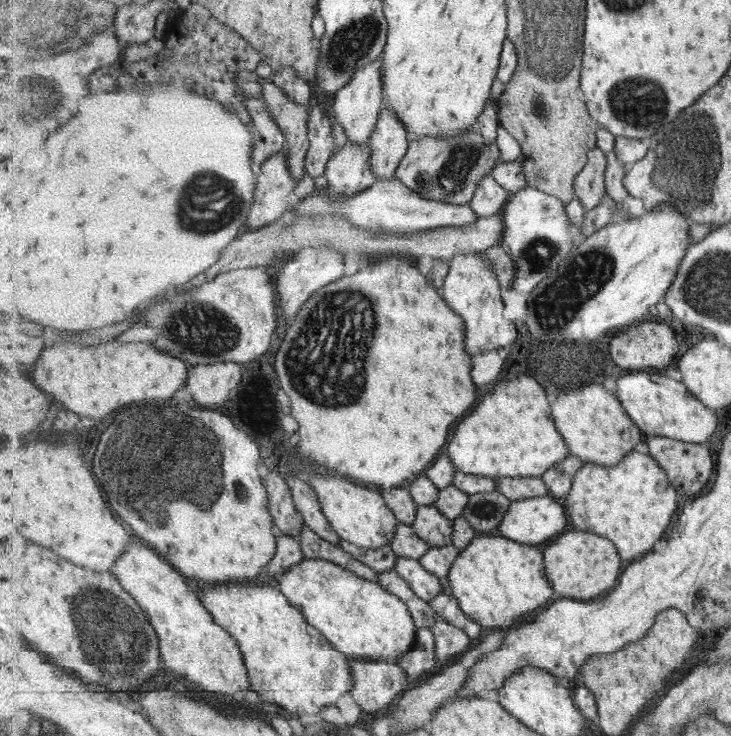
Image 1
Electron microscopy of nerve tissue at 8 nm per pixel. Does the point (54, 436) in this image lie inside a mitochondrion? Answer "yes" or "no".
no

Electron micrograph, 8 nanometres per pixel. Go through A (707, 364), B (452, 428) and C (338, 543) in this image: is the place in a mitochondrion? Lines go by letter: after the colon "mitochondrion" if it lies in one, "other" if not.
A: other
B: other
C: other

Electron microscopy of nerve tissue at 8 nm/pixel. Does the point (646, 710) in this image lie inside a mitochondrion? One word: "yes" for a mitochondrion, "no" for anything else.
no

